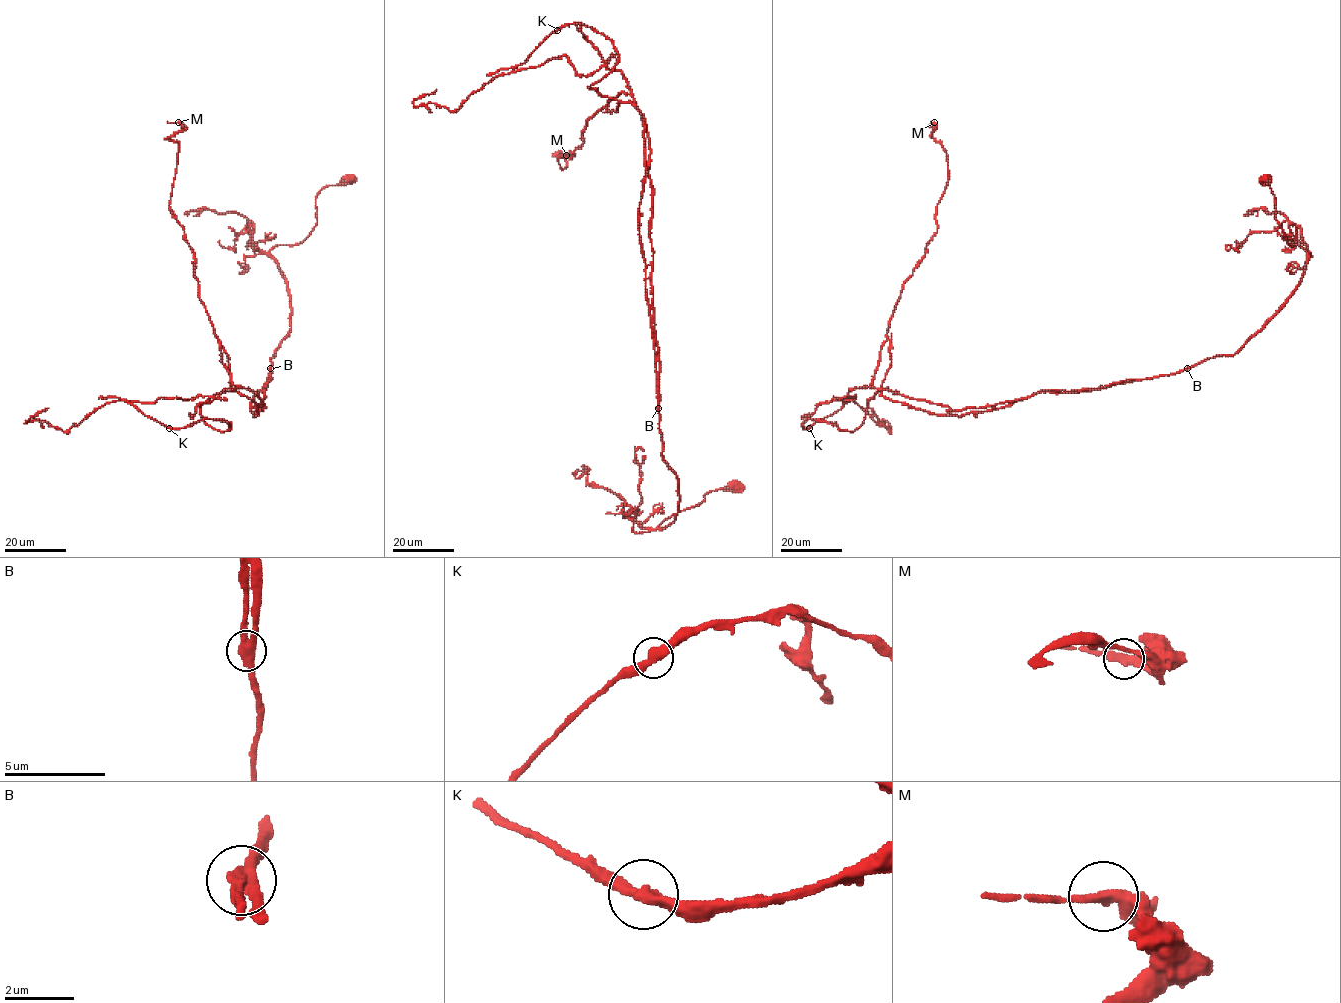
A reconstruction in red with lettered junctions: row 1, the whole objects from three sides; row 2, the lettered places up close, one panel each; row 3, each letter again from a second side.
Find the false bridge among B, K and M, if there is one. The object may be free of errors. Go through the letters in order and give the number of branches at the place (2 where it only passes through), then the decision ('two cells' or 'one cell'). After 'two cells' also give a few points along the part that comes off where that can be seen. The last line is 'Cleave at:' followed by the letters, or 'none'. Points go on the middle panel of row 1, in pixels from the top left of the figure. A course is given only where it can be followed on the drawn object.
B: 2 branches meet; two cells; foreign part runs (658, 408), (644, 123), (588, 87), (618, 54), (562, 25), (487, 75)
K: 2 branches meet; one cell
M: 2 branches meet; one cell
Cleave at: B

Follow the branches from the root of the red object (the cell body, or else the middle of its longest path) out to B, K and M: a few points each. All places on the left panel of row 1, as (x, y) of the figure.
B: (345, 179), (319, 192), (316, 224), (302, 241), (269, 252), (291, 311), (290, 333), (270, 369)
K: (345, 179), (269, 252), (290, 330), (258, 415), (226, 391), (200, 416), (228, 430), (169, 427)
M: (345, 179), (319, 192), (302, 241), (269, 252), (291, 318), (261, 410), (223, 363), (169, 207), (178, 122)

